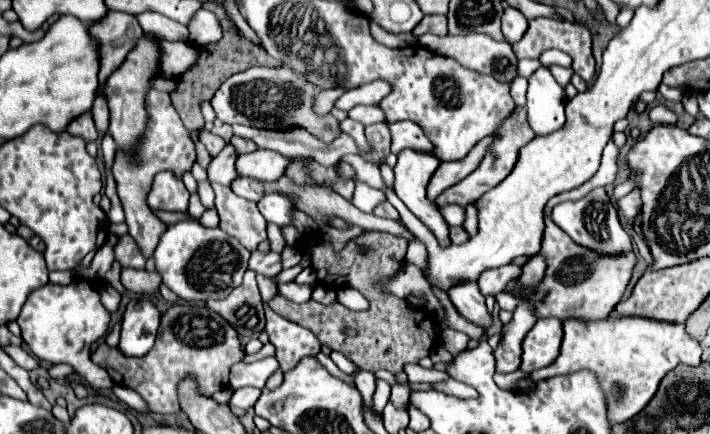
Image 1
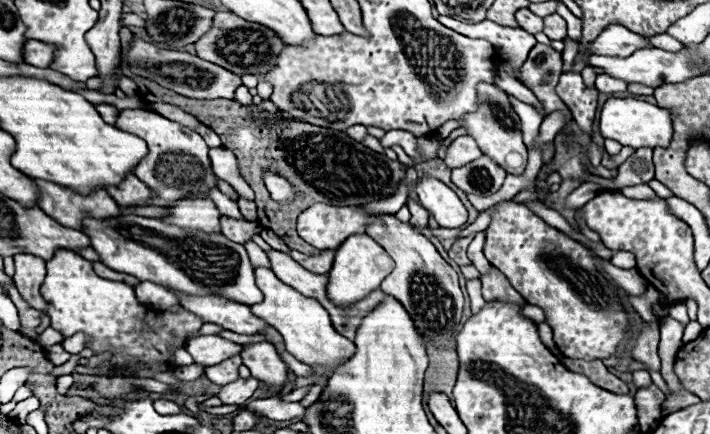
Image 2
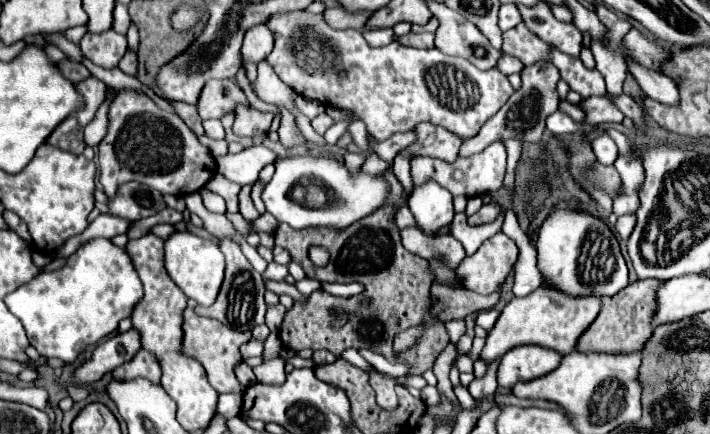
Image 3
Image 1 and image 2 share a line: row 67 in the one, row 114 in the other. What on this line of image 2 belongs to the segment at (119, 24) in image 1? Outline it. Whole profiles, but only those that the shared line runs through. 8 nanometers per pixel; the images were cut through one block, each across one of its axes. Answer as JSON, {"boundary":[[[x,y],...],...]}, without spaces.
{"boundary":[[[96,104],[96,110],[104,118],[104,122],[108,122],[108,124],[114,124],[116,122],[116,116],[120,114],[120,110],[114,108],[114,106],[110,106],[110,104]]]}

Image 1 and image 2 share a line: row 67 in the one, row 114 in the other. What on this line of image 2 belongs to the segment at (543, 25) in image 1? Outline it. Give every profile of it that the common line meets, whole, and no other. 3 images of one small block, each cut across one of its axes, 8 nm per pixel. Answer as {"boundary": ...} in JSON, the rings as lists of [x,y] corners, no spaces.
{"boundary":[[[562,74],[556,84],[556,94],[570,106],[574,122],[586,134],[592,134],[598,90],[588,90],[580,74]]]}

